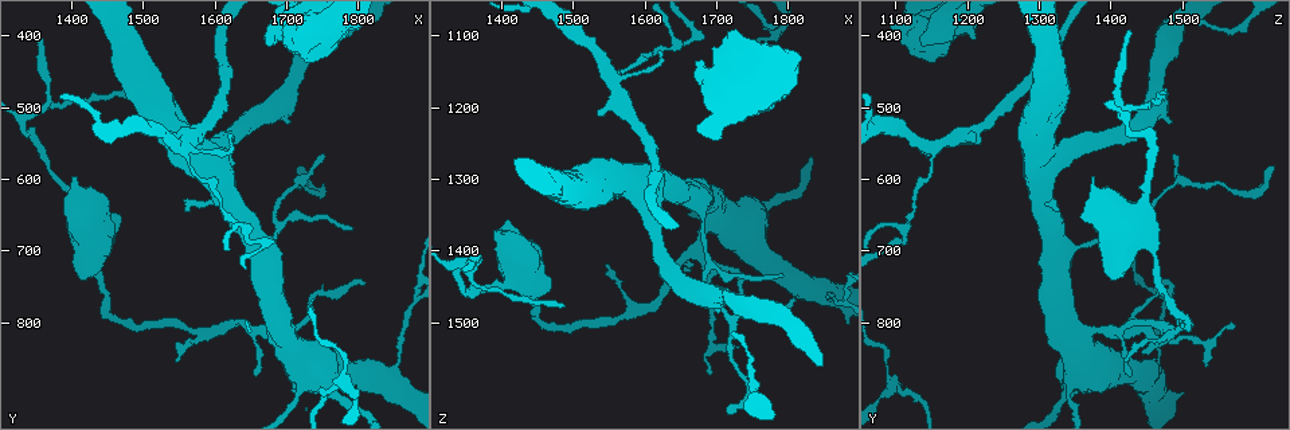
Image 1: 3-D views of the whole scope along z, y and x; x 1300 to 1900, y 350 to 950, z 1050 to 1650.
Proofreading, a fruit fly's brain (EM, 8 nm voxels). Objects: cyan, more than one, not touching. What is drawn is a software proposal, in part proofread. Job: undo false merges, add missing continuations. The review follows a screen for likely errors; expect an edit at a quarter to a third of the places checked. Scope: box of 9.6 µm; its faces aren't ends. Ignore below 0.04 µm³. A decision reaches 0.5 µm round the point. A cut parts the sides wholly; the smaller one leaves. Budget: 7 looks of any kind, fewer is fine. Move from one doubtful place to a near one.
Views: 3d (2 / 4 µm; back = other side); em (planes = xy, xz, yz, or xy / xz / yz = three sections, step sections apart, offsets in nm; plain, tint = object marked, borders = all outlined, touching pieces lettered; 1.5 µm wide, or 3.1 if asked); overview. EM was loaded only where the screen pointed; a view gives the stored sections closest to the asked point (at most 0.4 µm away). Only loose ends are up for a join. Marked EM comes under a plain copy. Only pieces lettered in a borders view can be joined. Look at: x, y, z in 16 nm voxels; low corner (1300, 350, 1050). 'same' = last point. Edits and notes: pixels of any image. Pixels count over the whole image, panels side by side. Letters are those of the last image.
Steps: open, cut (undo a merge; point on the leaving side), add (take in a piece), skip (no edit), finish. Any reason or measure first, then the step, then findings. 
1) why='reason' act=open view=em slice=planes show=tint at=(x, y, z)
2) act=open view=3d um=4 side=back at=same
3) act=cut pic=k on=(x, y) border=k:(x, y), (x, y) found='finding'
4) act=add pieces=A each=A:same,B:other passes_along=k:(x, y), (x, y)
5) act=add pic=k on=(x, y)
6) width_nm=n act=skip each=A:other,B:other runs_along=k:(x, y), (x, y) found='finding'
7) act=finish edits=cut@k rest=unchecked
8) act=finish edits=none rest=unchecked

why='thin end' act=open view=em slice=planes show=borders at=(1620, 540, 1125)

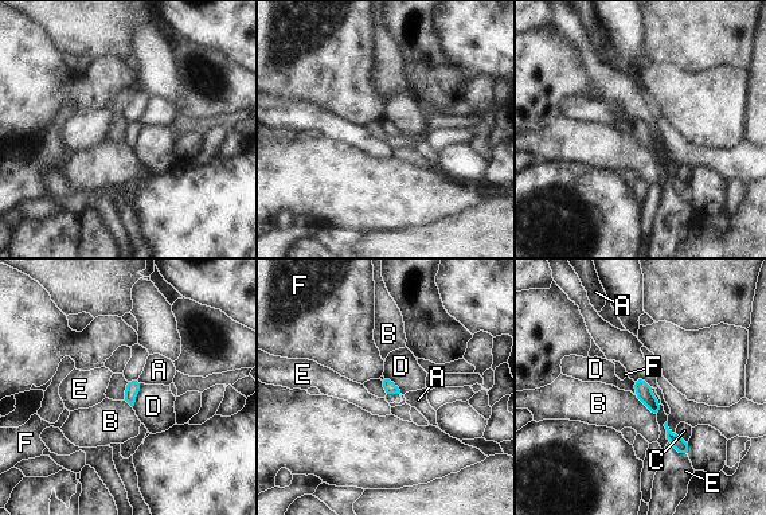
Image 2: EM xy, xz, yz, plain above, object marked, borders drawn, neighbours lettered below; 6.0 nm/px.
longest_contact=B:190nm act=skip each=A:other,B:other,C:other,D:other,E:other,F:other border=2:(143, 383), (132, 406) found='none of them fits'

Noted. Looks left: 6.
why='sudden change in width' act=open view=3d um=4 side=back at=(1410, 625, 1450)

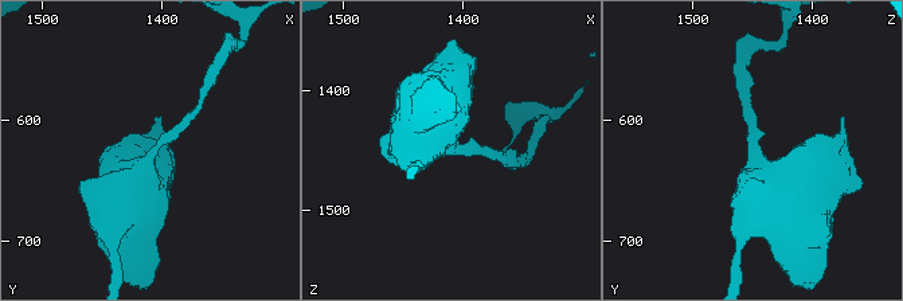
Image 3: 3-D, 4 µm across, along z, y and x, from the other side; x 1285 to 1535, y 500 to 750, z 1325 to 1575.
why='now the EM' act=open view=em slice=planes show=borders at=(1408, 624, 1448)

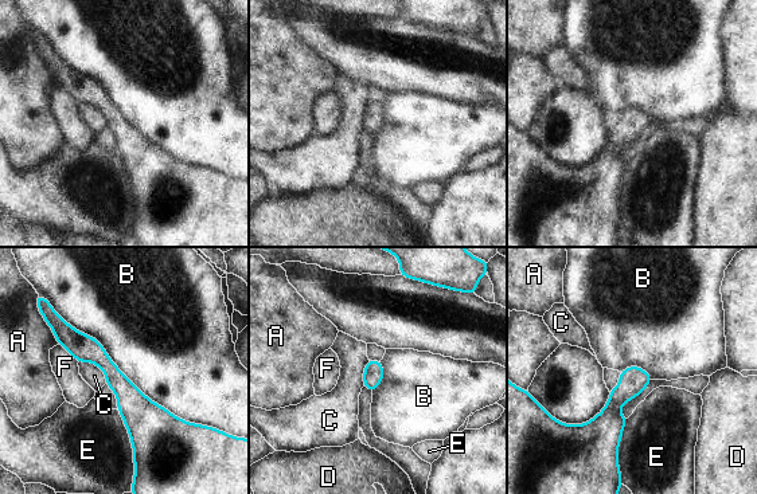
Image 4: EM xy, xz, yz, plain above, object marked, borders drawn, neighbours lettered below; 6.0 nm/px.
act=skip each=A:other,B:other,C:other,D:other,E:other,F:other border=4:(54, 310), (153, 402), (201, 424) found='all the same cell'

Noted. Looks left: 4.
why='branch stops here' act=open view=em slice=yz step=8 show=borders at=(1795, 670, 1435)

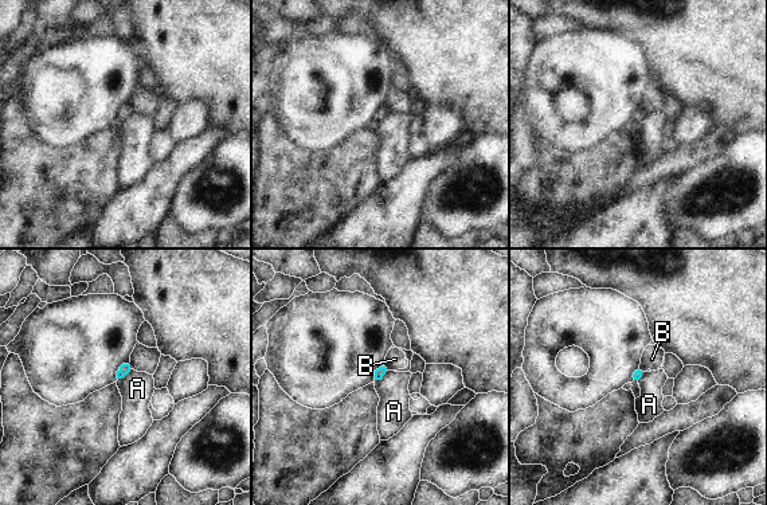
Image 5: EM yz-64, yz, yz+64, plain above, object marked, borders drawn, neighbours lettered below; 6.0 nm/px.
act=open view=em slice=planes show=borders at=same

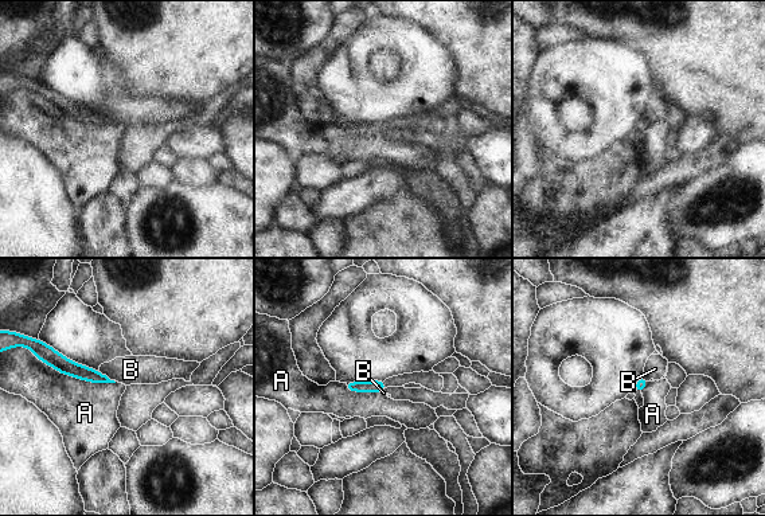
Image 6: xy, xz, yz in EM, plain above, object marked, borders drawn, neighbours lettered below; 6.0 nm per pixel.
longest_contact=A:460nm act=skip each=A:other,B:other found='none of them fits'

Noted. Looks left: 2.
act=finish edits=none rest=unchecked

